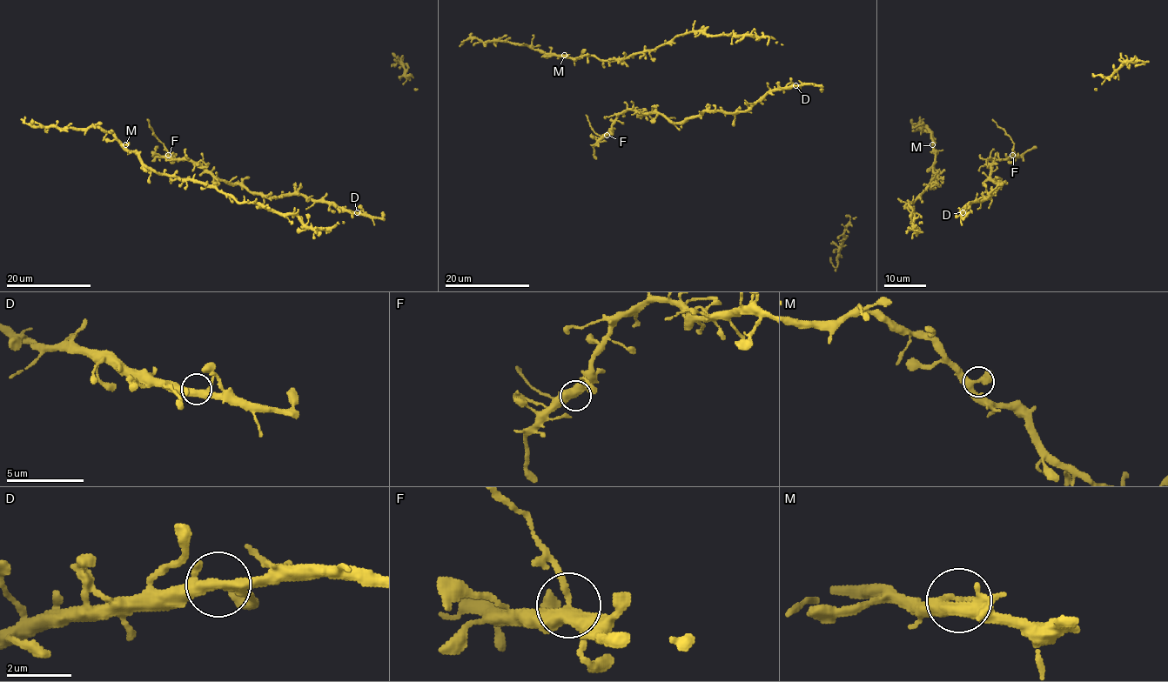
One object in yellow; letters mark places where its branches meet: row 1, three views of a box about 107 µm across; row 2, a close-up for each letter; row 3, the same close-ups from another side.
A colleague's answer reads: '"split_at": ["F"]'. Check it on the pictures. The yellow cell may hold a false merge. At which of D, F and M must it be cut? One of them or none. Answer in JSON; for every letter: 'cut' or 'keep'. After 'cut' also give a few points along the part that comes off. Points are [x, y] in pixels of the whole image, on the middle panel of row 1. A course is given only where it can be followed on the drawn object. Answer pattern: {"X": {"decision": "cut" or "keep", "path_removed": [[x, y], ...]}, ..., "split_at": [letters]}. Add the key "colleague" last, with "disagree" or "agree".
{"D": {"decision": "keep"}, "F": {"decision": "cut", "path_removed": [[607, 135], [596, 134], [586, 115]]}, "M": {"decision": "keep"}, "split_at": ["F"], "colleague": "agree"}

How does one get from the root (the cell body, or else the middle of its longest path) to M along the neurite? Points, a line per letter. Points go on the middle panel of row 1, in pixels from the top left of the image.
M: (775, 39), (691, 32), (676, 35), (653, 50), (622, 58), (602, 60), (593, 56), (569, 58), (564, 55)

